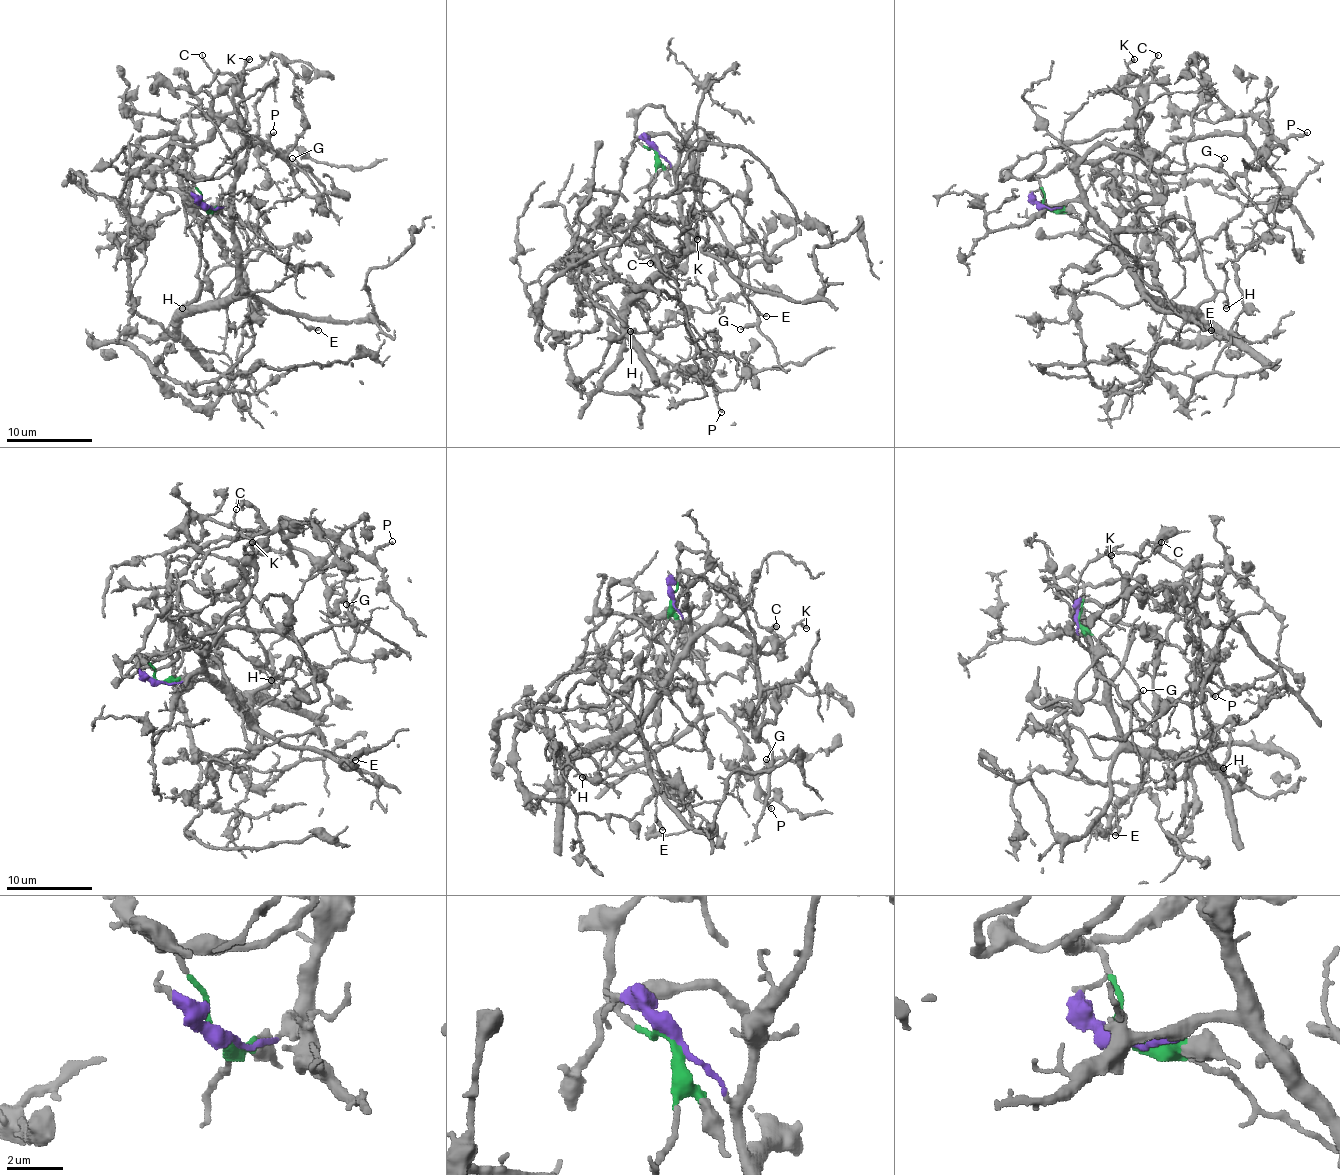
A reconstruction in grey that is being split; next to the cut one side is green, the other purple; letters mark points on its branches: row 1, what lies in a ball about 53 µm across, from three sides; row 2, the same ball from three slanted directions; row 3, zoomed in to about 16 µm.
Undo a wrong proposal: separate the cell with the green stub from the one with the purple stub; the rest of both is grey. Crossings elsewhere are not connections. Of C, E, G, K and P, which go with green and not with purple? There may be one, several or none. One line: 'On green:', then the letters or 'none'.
On green: C, K, P

